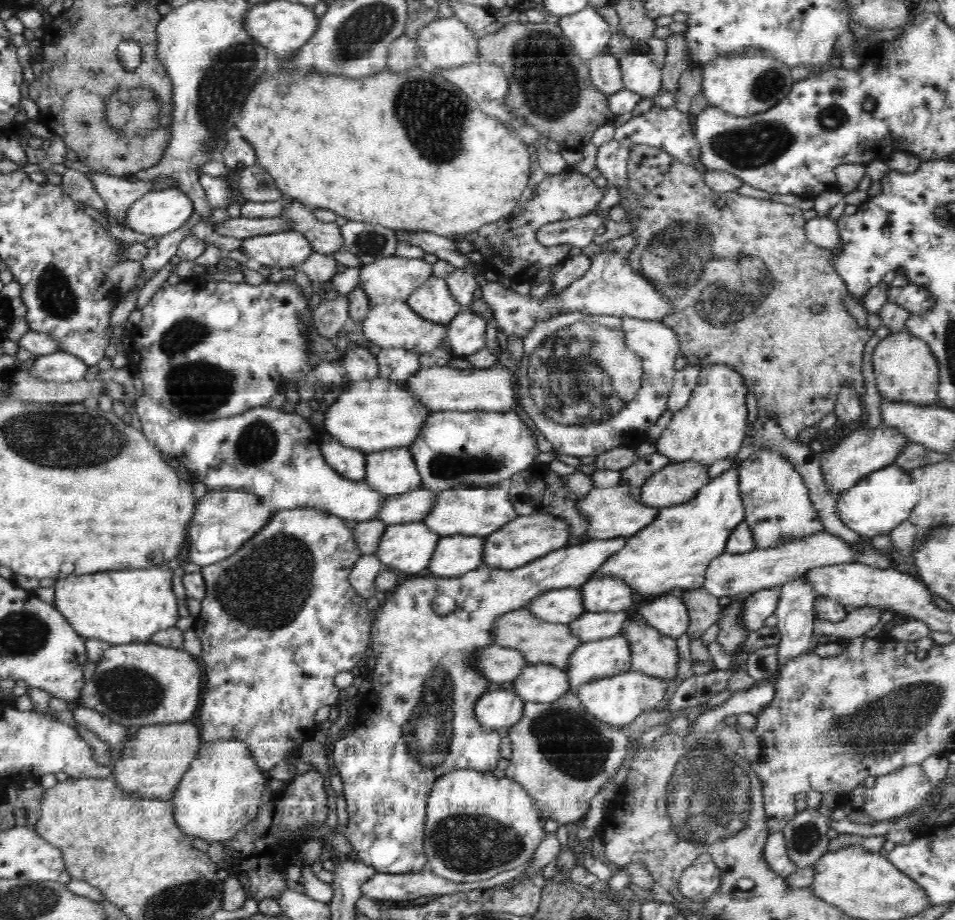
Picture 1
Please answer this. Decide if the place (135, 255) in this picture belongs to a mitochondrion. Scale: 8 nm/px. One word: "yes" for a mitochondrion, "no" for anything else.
no

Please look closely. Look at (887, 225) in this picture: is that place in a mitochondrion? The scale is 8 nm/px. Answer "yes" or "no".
no

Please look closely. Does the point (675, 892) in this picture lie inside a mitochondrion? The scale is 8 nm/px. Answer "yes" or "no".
no

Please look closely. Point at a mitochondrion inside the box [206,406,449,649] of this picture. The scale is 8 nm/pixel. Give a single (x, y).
(267, 588)

